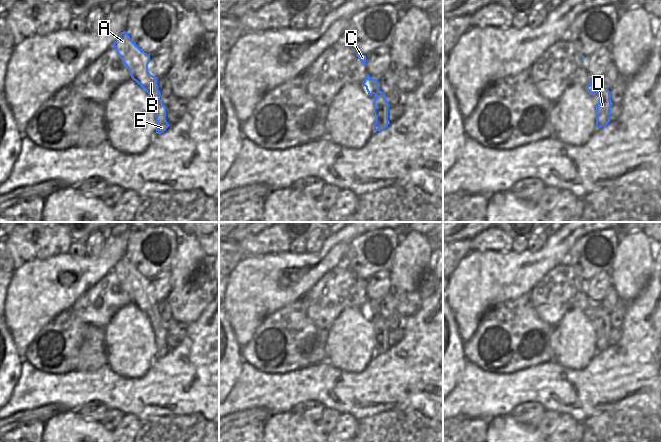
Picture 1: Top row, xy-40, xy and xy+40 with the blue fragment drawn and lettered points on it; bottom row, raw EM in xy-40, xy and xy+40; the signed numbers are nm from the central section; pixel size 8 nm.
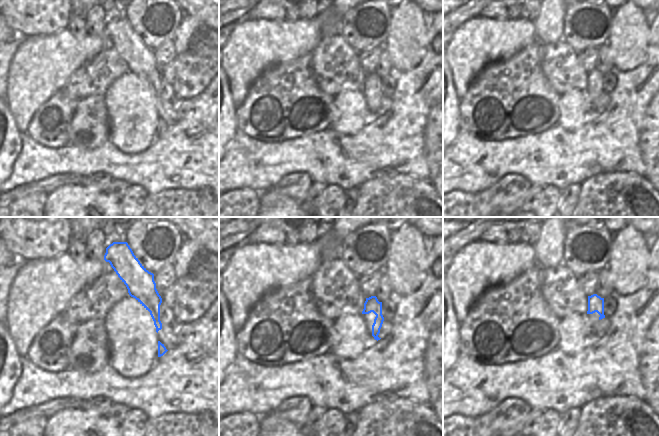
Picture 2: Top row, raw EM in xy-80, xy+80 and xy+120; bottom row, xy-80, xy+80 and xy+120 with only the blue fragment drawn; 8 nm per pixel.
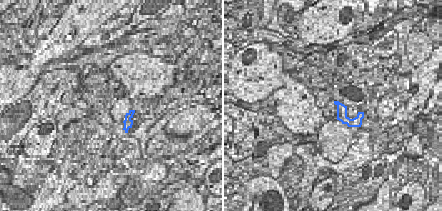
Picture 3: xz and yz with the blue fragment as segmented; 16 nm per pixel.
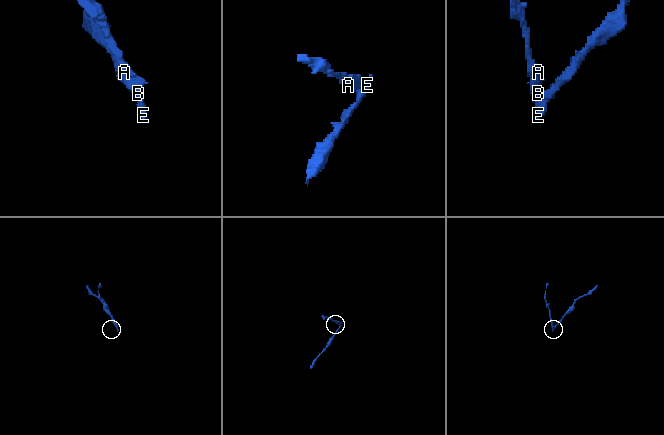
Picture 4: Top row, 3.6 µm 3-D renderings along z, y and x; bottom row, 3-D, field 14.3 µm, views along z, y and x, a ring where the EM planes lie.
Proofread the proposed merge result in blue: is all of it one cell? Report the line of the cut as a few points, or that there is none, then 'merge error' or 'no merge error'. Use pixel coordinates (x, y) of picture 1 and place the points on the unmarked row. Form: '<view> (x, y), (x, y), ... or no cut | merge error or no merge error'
xy (366, 310), (377, 311) | merge error

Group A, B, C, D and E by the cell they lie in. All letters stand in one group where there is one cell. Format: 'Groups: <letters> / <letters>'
Groups: A B C / D E

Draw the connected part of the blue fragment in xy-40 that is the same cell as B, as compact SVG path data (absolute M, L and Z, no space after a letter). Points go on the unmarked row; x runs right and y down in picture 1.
M125 255L118 259L112 270L128 292L131 302L148 318L155 317L160 320L158 301L148 296L150 279L145 277Z

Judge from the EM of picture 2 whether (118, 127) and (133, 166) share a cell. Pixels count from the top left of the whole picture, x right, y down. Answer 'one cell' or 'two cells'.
two cells

